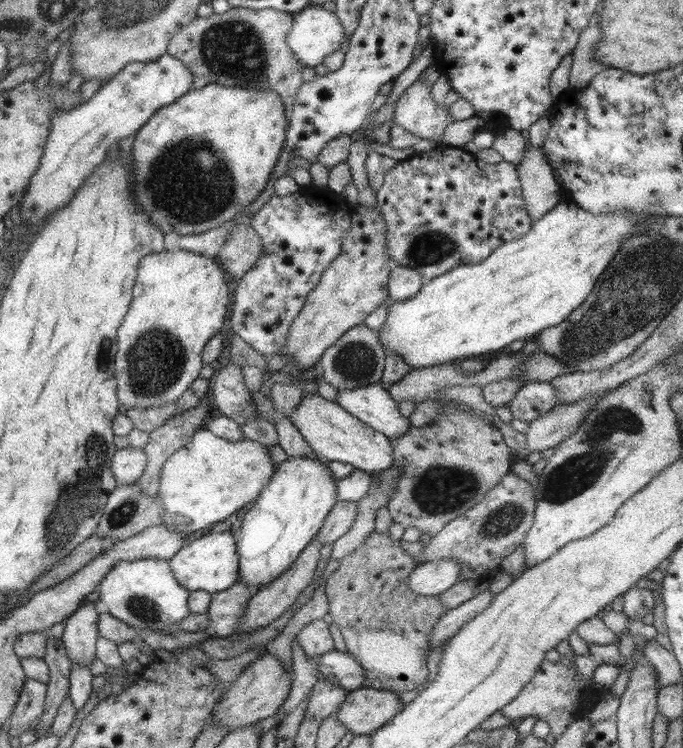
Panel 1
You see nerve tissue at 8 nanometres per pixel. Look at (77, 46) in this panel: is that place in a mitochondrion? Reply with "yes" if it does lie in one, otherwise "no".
no

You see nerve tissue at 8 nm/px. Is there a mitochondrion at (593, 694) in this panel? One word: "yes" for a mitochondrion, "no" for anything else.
no

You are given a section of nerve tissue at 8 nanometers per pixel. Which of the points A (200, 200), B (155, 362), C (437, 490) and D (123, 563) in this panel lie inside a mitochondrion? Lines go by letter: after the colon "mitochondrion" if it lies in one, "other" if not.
A: mitochondrion
B: mitochondrion
C: mitochondrion
D: other

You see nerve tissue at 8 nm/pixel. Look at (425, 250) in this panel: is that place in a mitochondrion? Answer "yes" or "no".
yes

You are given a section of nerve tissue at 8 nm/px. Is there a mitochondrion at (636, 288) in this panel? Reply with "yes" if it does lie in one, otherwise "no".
yes

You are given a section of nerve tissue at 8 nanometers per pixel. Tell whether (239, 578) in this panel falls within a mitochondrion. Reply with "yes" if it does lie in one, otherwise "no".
no

